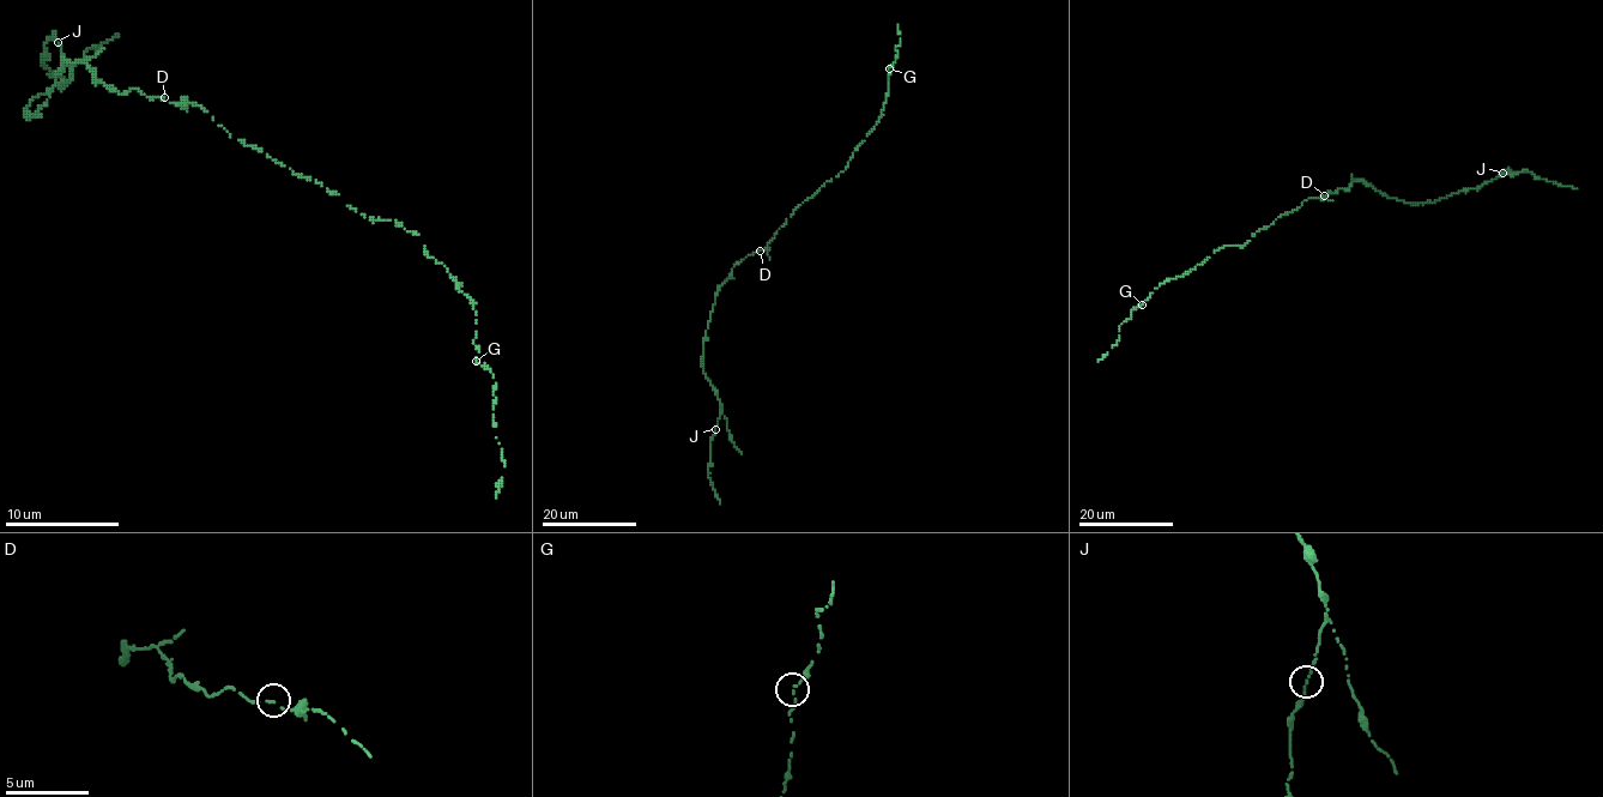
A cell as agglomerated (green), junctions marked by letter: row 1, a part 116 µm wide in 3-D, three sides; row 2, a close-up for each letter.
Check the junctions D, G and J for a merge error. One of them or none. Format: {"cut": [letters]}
{"cut": []}

